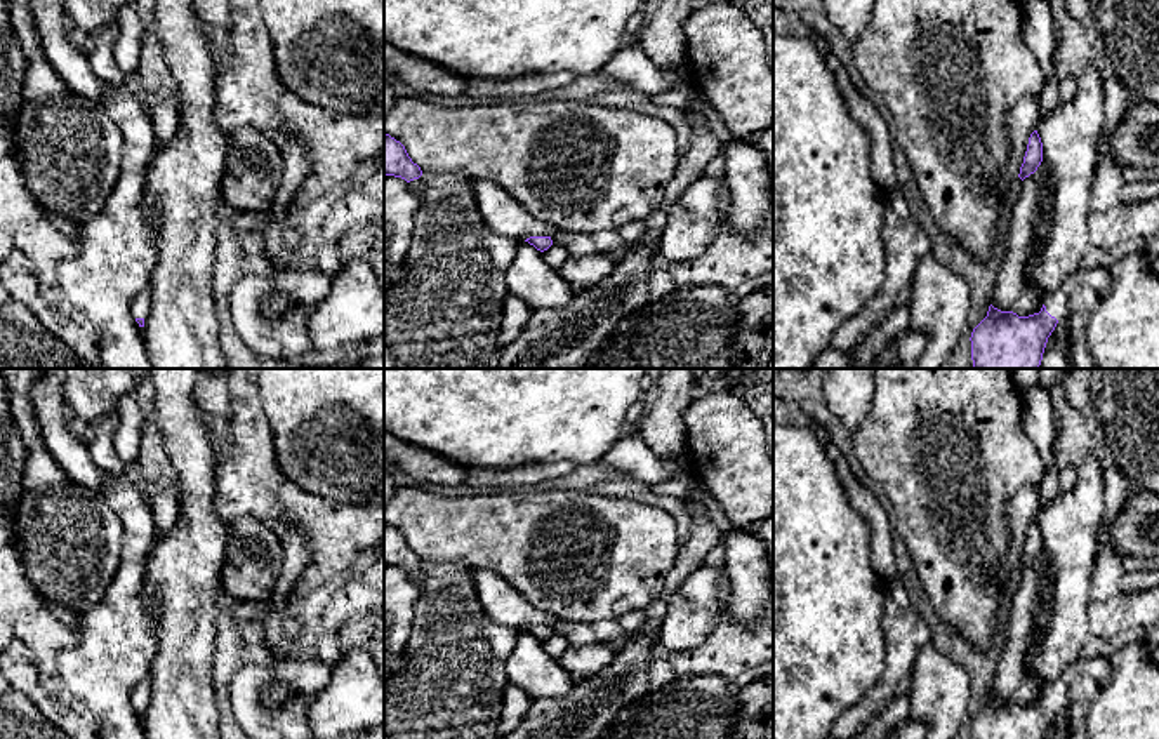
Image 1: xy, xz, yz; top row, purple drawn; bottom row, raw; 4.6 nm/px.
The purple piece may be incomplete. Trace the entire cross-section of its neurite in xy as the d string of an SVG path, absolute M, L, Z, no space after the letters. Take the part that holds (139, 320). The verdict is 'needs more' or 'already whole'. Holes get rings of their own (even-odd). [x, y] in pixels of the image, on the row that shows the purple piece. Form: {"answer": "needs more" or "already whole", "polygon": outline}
{"answer": "needs more", "polygon": "M146 285L132 301L130 315L139 323L139 327L144 327L144 322L151 310L151 290L149 285Z"}

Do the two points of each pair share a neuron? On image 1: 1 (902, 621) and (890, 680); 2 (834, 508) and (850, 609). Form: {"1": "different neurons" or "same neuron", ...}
{"1": "same neuron", "2": "same neuron"}

